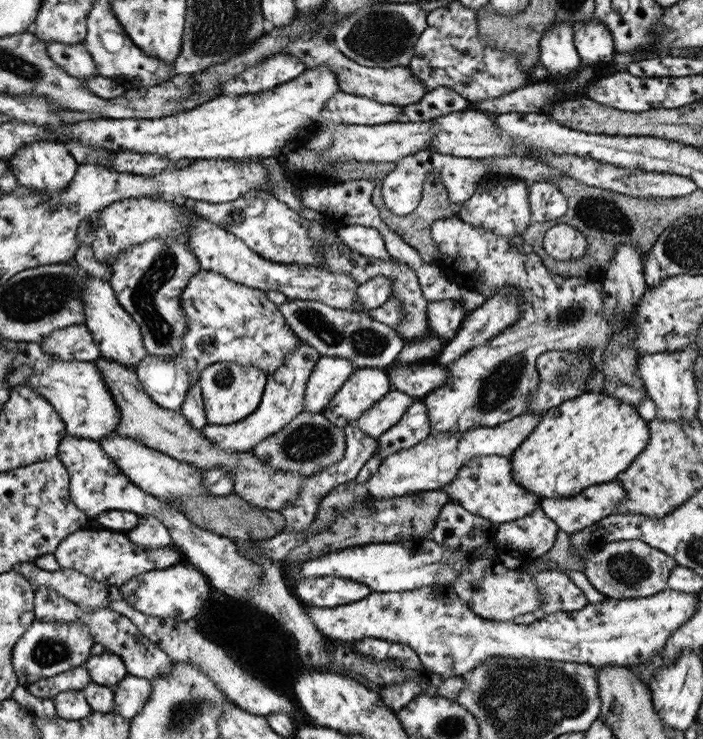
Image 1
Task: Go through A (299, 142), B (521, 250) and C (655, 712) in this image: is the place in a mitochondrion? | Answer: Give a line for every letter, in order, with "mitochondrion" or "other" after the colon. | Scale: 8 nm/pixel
A: other
B: other
C: other

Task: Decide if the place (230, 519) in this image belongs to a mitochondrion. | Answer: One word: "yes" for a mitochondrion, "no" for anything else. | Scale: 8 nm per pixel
yes

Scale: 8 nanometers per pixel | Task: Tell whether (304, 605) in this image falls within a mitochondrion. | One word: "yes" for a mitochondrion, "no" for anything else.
no

